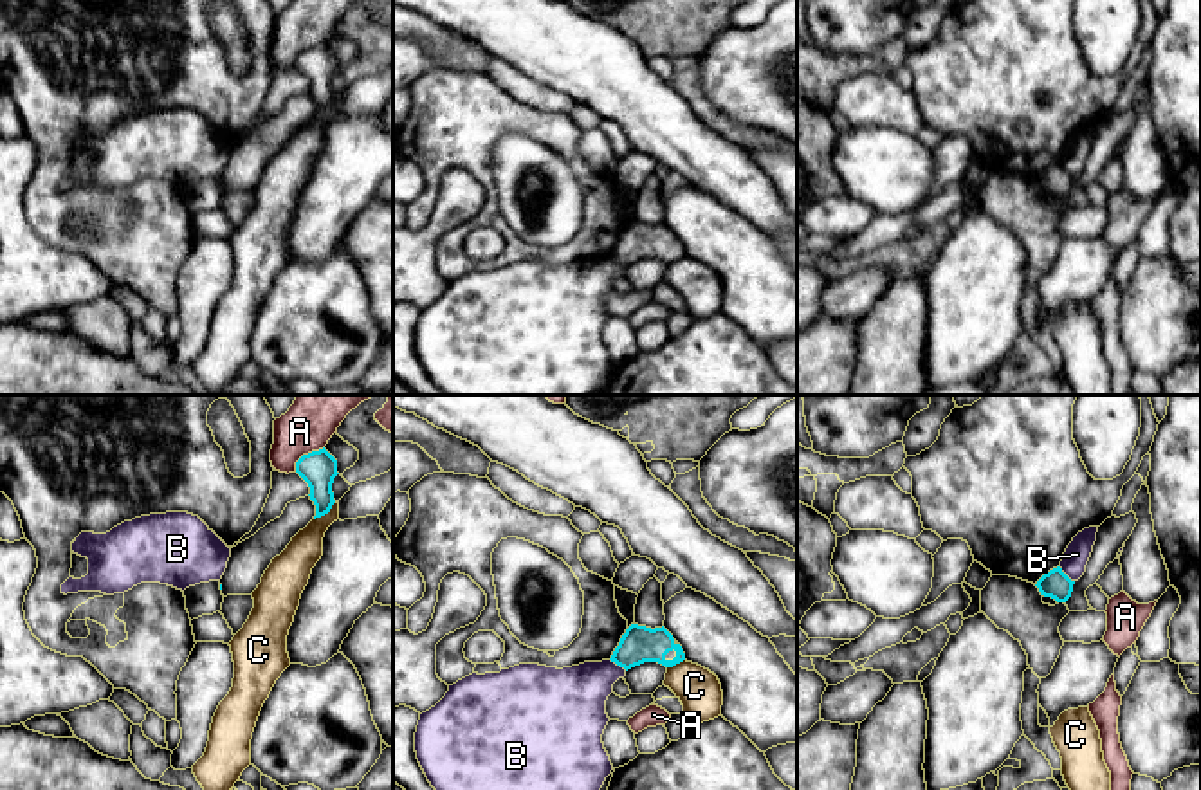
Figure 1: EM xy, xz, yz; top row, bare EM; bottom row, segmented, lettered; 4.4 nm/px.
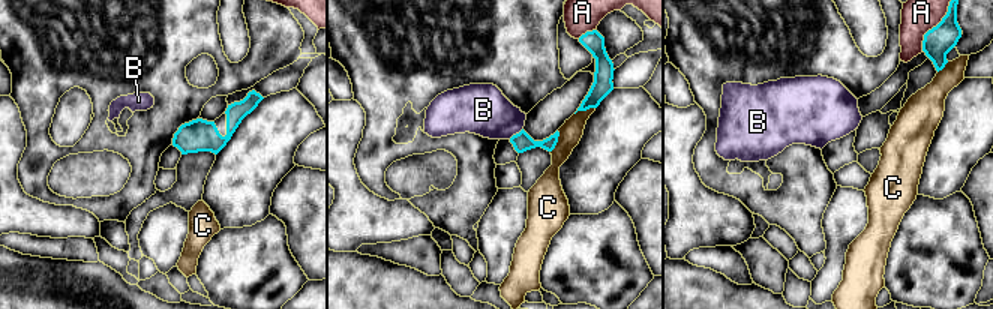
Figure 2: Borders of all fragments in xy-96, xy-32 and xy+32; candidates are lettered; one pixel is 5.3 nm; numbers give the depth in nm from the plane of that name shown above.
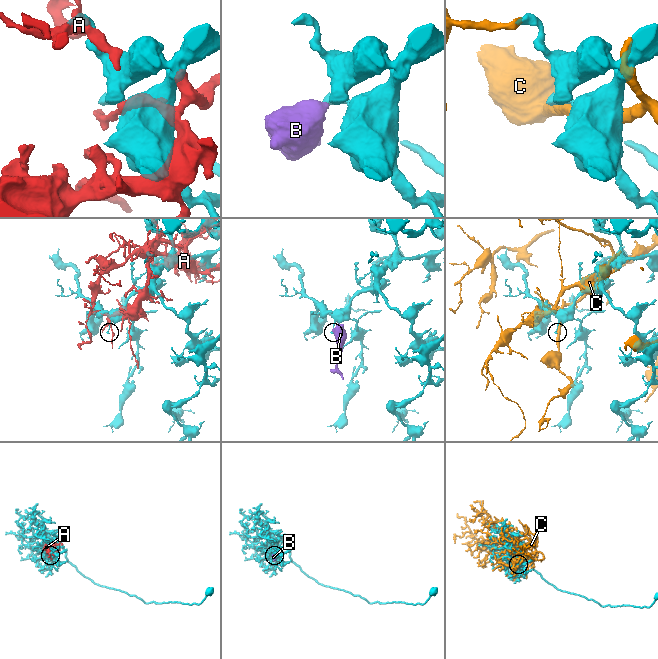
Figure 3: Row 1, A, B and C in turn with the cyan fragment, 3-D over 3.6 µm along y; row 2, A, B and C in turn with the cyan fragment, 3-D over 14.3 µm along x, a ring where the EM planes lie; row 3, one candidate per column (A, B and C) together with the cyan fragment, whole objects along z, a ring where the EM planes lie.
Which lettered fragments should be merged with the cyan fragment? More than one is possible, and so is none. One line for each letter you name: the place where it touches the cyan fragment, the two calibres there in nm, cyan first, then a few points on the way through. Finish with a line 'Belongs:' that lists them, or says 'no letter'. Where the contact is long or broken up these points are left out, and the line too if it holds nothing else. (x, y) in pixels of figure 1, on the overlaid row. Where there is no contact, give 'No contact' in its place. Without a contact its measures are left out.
Belongs: no letter

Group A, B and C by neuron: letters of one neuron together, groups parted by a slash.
A / B / C

